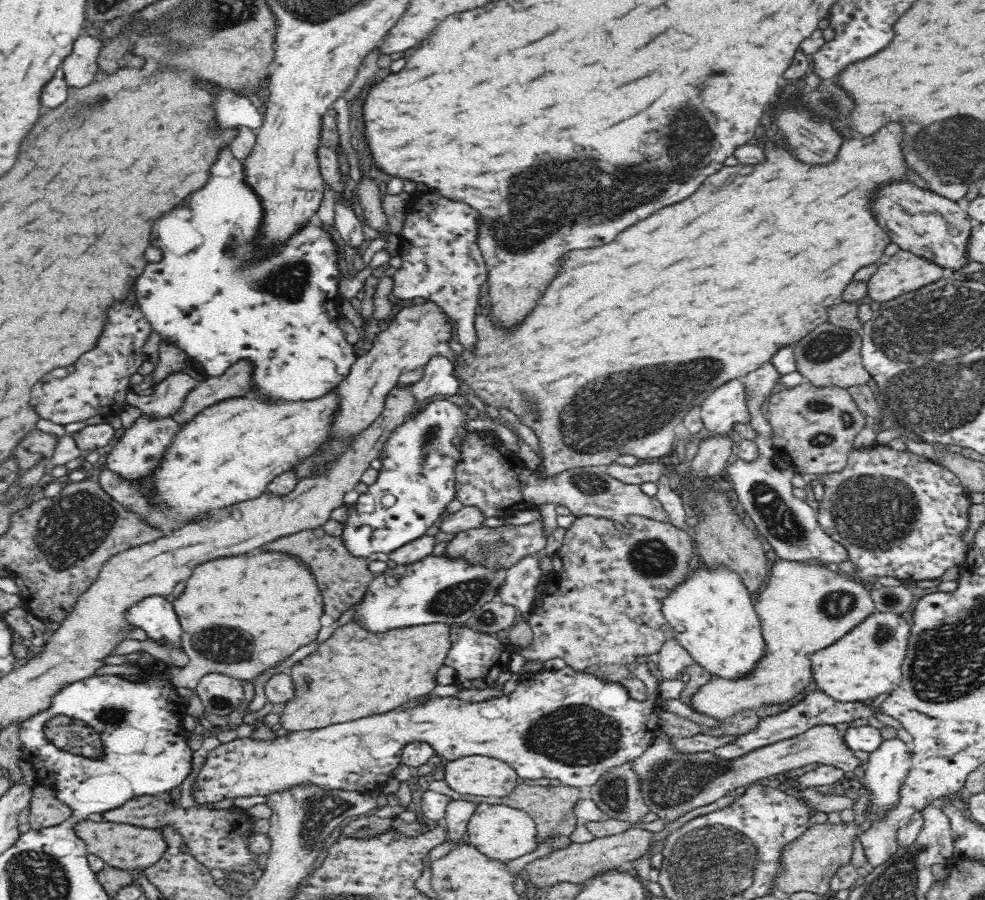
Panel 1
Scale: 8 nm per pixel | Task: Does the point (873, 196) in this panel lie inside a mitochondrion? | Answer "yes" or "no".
no

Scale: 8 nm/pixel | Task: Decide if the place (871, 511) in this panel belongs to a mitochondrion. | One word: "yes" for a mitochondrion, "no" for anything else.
yes

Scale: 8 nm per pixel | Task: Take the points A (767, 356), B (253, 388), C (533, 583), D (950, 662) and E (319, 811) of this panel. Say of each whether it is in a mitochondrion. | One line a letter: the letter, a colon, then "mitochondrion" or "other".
A: other
B: other
C: other
D: mitochondrion
E: mitochondrion

